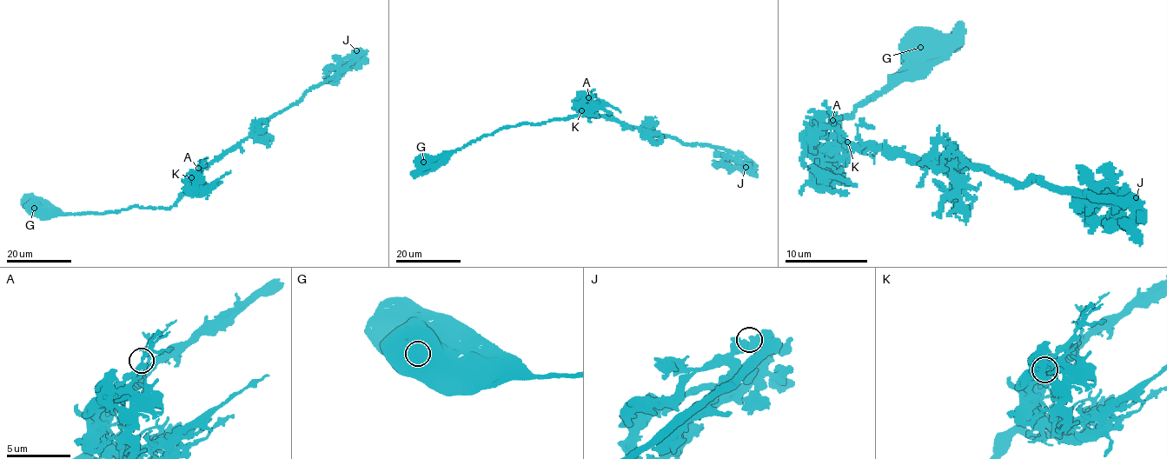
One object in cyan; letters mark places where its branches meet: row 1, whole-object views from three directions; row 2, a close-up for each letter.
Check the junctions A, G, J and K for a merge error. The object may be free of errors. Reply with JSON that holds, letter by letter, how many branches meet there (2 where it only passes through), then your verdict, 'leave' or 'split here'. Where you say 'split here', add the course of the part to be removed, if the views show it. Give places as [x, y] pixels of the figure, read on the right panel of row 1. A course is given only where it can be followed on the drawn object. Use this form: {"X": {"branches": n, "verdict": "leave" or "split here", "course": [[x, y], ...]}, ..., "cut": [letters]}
{"A": {"branches": 2, "verdict": "leave"}, "G": {"branches": 1, "verdict": "leave"}, "J": {"branches": 2, "verdict": "leave"}, "K": {"branches": 2, "verdict": "leave"}, "cut": []}

